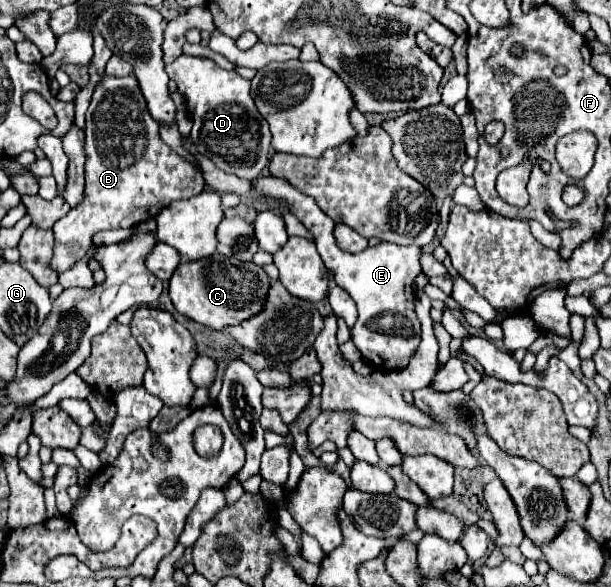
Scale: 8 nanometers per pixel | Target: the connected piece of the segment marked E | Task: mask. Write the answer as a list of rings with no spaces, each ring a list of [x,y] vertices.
[[[260,177],[254,181],[254,185],[256,185],[256,193],[272,195],[282,205],[286,205],[286,209],[290,209],[314,235],[324,265],[329,271],[334,271],[336,285],[340,285],[354,299],[358,307],[358,319],[350,329],[350,335],[352,335],[352,343],[362,353],[362,357],[382,371],[404,369],[416,345],[420,343],[420,323],[414,313],[414,301],[416,301],[414,279],[421,272],[422,249],[414,245],[402,247],[396,243],[382,241],[376,247],[364,249],[362,253],[346,253],[338,247],[334,239],[334,221],[328,219],[328,215],[316,205],[312,197],[300,193],[286,179],[278,179],[278,177]]]

